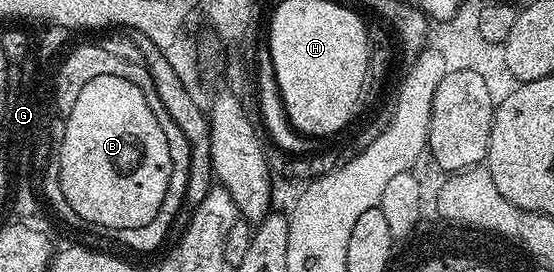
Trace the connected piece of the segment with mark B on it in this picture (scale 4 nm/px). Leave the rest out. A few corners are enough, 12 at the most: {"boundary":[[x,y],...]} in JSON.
{"boundary":[[101,75],[62,122],[67,204],[152,221],[169,143],[140,88]]}

